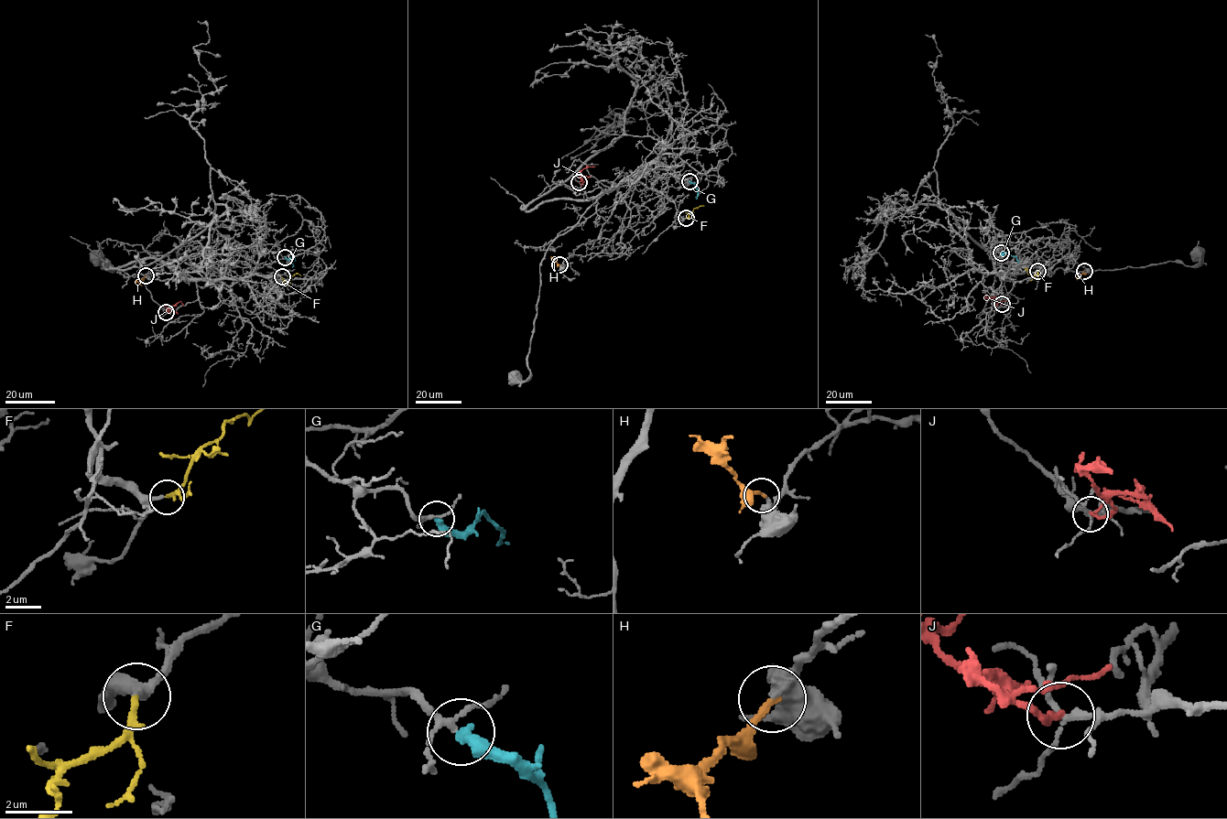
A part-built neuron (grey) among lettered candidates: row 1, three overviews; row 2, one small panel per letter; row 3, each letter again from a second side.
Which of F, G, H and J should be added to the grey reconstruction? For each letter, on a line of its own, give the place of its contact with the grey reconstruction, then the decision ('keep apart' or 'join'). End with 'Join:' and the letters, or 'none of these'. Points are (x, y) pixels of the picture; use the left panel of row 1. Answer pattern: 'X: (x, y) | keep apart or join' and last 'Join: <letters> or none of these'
F: (282, 276) | join
G: (285, 257) | join
H: (146, 275) | keep apart
J: (166, 312) | keep apart
Join: F, G

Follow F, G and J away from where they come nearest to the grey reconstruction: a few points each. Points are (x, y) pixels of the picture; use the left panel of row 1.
F: (281, 276), (287, 282), (296, 274), (300, 275)
G: (285, 256), (295, 259), (293, 267)
J: (167, 311), (169, 311), (166, 306), (173, 306), (180, 301), (183, 306)

